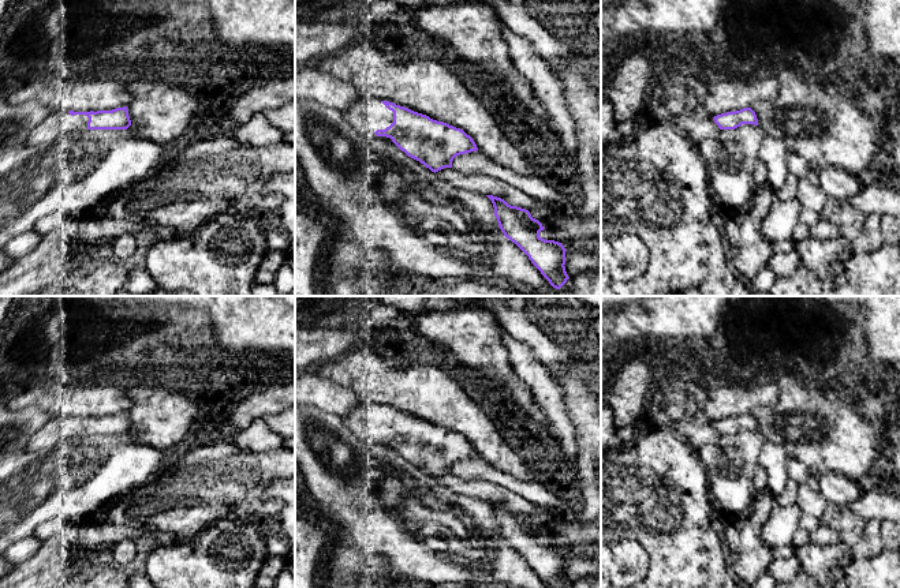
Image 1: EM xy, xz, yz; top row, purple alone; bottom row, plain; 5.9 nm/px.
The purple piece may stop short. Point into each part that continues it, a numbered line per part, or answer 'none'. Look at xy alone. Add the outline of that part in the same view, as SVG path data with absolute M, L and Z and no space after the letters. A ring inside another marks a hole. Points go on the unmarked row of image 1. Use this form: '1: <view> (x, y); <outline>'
1: xy (60, 429); M67 416L56 417L42 426L30 437L23 449L27 450L49 450L55 445L68 438L79 438L87 435L89 423L85 420L71 422Z

